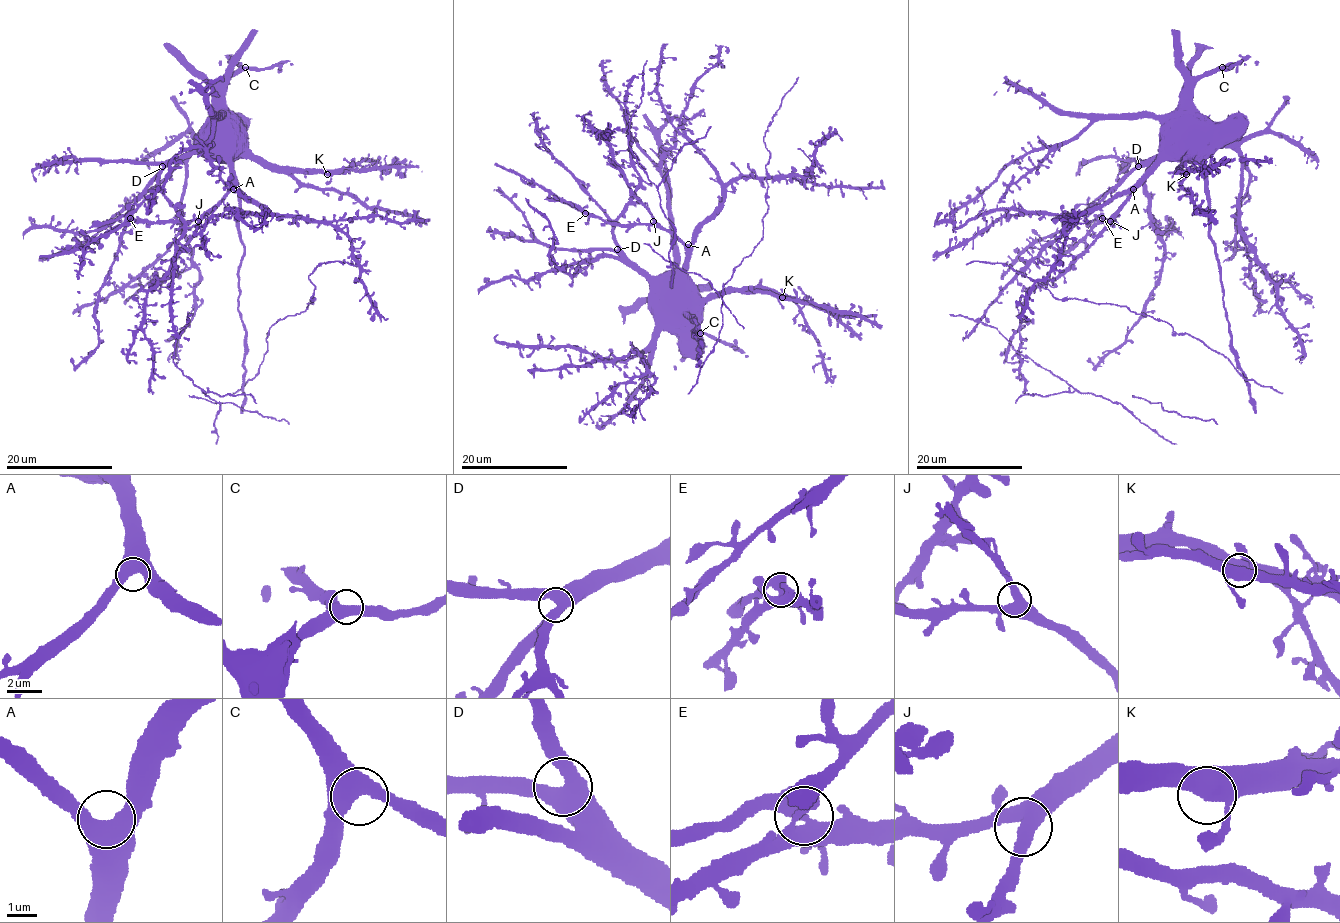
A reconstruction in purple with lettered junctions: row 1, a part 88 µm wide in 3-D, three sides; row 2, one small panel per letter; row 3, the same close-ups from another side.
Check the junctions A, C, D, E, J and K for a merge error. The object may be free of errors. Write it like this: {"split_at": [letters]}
{"split_at": ["E"]}

